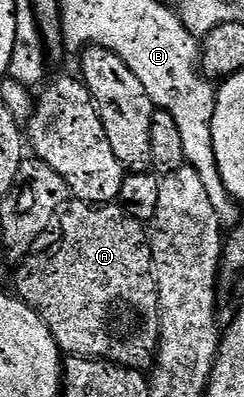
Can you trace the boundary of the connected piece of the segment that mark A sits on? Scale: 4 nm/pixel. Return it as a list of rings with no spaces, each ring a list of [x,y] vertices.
[[[73,202],[60,213],[59,224],[60,220],[61,241],[50,252],[41,252],[38,256],[30,254],[16,265],[16,295],[41,315],[41,321],[51,330],[51,334],[62,353],[69,356],[88,356],[90,360],[107,360],[110,364],[121,364],[124,368],[152,369],[157,358],[157,347],[161,341],[161,303],[157,297],[157,275],[153,273],[153,250],[147,235],[146,225],[142,221],[131,218],[125,213],[124,208],[116,203],[98,206],[84,202]]]

